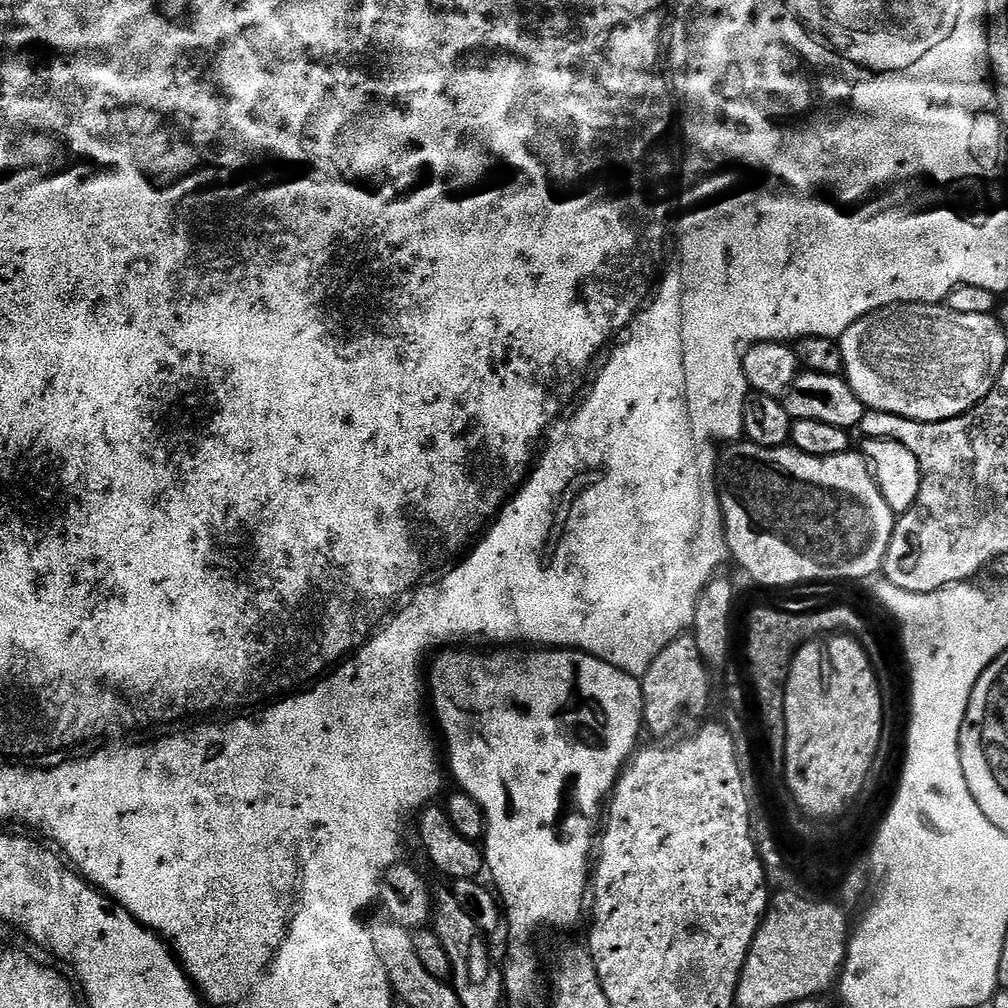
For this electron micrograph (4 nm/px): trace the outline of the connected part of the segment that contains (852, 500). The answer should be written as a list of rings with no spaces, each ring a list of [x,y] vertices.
[[[733,442],[719,453],[716,461],[716,495],[720,497],[720,510],[724,514],[724,536],[728,540],[731,559],[736,559],[758,583],[768,588],[788,588],[791,584],[804,584],[807,580],[864,580],[883,569],[898,516],[890,510],[890,506],[886,506],[886,498],[882,498],[882,490],[878,490],[878,482],[859,451],[849,450],[837,456],[811,456],[791,446],[767,448],[739,443]]]

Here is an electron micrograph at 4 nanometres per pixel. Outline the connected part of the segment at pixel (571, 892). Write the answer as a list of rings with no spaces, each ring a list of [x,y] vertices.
[[[452,646],[447,650],[441,651],[436,661],[431,664],[426,672],[426,696],[430,701],[430,712],[434,717],[435,727],[438,729],[440,727],[439,735],[442,737],[443,747],[446,749],[446,768],[450,773],[451,779],[452,776],[457,780],[459,791],[470,794],[470,798],[474,798],[474,802],[478,802],[478,806],[484,812],[484,817],[486,818],[486,830],[484,831],[484,838],[482,841],[482,851],[483,851],[483,863],[486,865],[487,875],[492,875],[491,883],[494,885],[494,891],[502,905],[503,911],[506,913],[506,928],[508,924],[508,936],[512,939],[512,945],[508,948],[508,964],[504,968],[504,986],[509,997],[512,996],[516,1000],[528,1000],[532,996],[532,991],[536,988],[536,983],[540,980],[540,964],[536,961],[536,952],[531,948],[528,943],[532,940],[532,935],[535,934],[539,928],[568,928],[571,924],[576,924],[580,920],[580,915],[585,915],[586,912],[586,897],[590,892],[590,857],[594,852],[594,841],[598,836],[598,825],[602,820],[602,809],[605,807],[606,801],[609,799],[610,793],[613,788],[616,786],[616,779],[620,777],[620,773],[624,770],[624,765],[632,759],[634,753],[637,751],[638,743],[636,744],[636,735],[639,732],[642,732],[642,725],[644,722],[644,699],[642,698],[642,690],[640,689],[640,680],[637,677],[631,676],[628,672],[623,672],[618,670],[614,666],[610,666],[606,662],[602,662],[596,656],[588,656],[584,652],[578,652],[571,648],[546,648],[541,647],[539,650],[492,650],[496,652],[471,652],[468,648],[460,648],[464,646]]]

